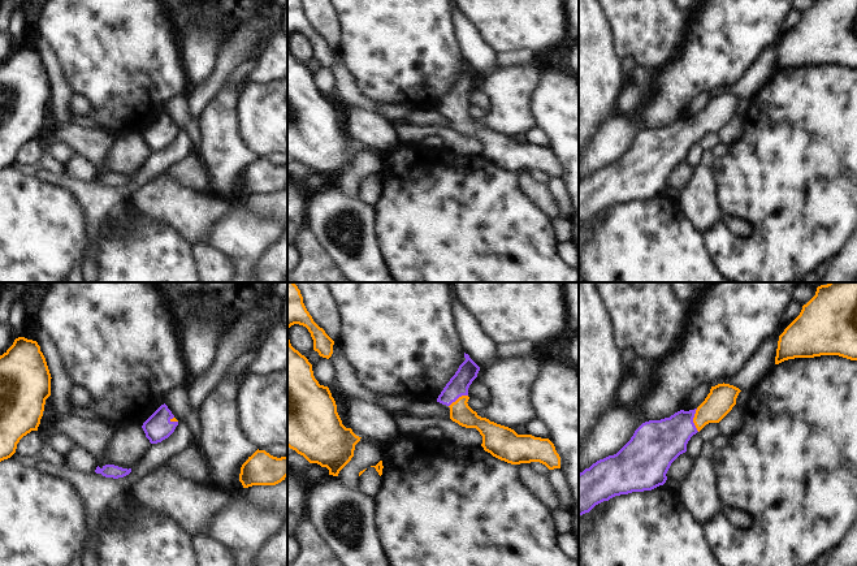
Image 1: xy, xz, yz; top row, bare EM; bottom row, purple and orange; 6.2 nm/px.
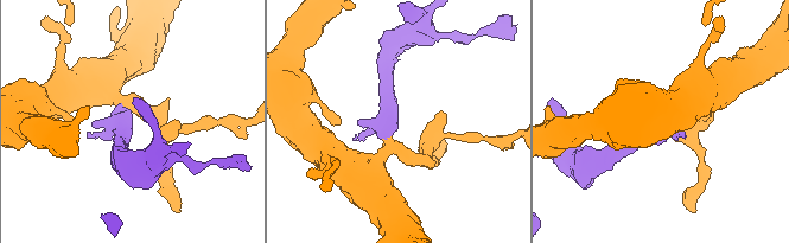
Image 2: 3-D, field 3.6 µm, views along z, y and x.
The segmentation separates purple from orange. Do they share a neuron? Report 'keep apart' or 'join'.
join

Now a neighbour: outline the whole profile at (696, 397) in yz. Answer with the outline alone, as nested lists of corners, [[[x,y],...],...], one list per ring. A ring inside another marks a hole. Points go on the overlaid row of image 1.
[[[701,384],[693,390],[691,390],[683,402],[681,410],[689,411],[689,410],[697,409],[707,397],[707,394],[710,393],[710,389],[711,386],[709,384]]]

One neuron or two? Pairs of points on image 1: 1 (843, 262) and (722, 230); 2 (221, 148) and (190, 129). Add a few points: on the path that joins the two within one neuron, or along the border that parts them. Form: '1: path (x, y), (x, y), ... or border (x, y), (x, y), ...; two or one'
1: border (843, 246), (830, 263); two
2: border (198, 121), (199, 145), (194, 150); two

